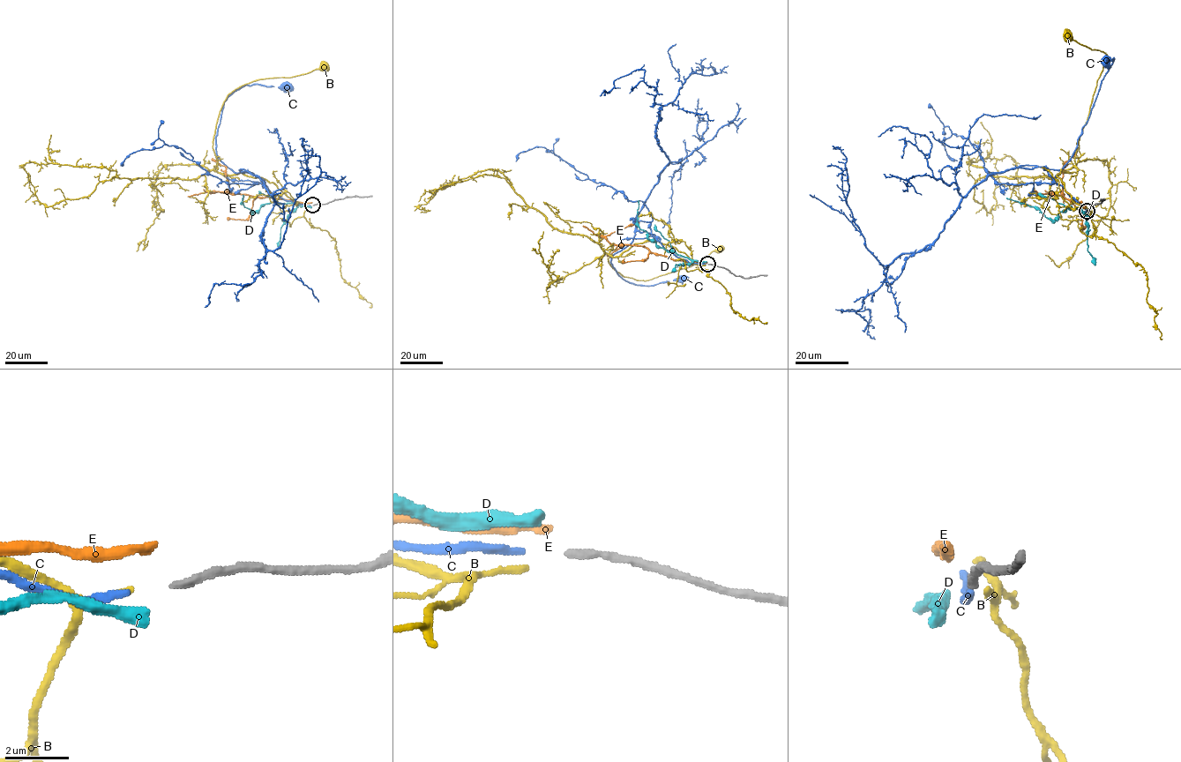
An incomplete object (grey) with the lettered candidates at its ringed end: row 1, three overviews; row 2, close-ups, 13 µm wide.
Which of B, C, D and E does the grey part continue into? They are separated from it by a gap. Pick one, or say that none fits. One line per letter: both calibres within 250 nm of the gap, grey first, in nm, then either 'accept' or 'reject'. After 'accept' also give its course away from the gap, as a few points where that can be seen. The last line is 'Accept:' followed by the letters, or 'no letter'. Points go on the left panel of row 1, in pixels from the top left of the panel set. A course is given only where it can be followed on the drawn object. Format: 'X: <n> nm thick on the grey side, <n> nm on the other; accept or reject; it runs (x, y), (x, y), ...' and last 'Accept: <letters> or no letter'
B: 240 nm thick on the grey side, 190 nm on the other; reject
C: 240 nm thick on the grey side, 220 nm on the other; accept; it runs (310, 205), (282, 199), (252, 173), (235, 173), (217, 154), (223, 102), (234, 92), (253, 84), (287, 86)
D: 240 nm thick on the grey side, 440 nm on the other; reject
E: 240 nm thick on the grey side, 280 nm on the other; reject
Accept: C

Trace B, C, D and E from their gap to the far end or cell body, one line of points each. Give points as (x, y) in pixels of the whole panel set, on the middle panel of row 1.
B: (706, 265), (695, 264), (656, 240), (633, 243), (608, 258), (623, 276), (646, 280), (696, 264), (720, 250)
C: (705, 264), (677, 257), (646, 231), (636, 232), (611, 257), (629, 283), (654, 286), (682, 278)
D: (706, 262), (667, 251), (651, 241), (637, 221), (638, 200)
E: (706, 263), (672, 260), (656, 255), (641, 246), (616, 245), (607, 240), (606, 235), (639, 222)

